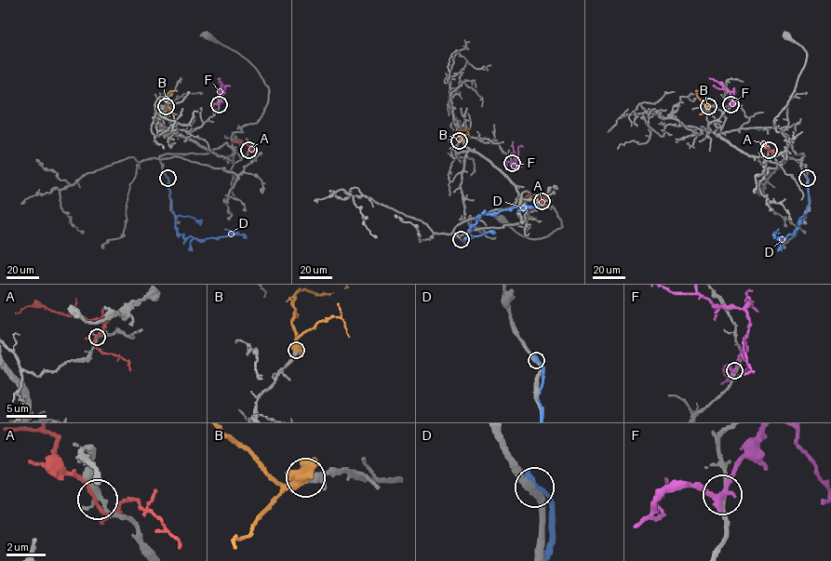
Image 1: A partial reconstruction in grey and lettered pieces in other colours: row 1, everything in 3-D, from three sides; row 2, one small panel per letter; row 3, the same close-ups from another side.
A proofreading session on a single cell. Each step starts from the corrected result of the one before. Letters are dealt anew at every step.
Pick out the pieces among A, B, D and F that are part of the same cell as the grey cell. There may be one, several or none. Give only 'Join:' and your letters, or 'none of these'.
Join: B

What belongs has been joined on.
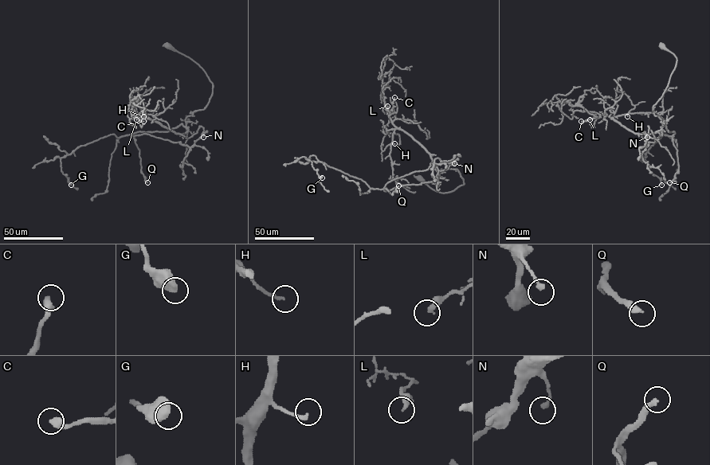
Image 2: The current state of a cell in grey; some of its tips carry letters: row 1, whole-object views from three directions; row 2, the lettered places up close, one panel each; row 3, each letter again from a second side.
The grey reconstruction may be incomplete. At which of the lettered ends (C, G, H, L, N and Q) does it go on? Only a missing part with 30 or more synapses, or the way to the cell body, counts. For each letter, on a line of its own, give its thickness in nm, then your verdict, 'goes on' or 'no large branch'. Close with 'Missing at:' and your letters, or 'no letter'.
C: 400 nm thick; goes on
G: 650 nm thick; no large branch
H: 180 nm thick; no large branch
L: 320 nm thick; no large branch
N: 240 nm thick; no large branch
Q: 280 nm thick; goes on
Missing at: C, Q

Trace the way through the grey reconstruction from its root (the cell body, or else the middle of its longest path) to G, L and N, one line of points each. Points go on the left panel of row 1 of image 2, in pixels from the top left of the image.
G: (167, 46), (204, 71), (208, 104), (186, 126), (78, 146), (60, 159), (71, 185)
L: (167, 46), (204, 71), (213, 84), (209, 101), (186, 117), (184, 134), (142, 115), (136, 119)
N: (167, 46), (202, 69), (212, 94), (186, 126), (132, 135), (190, 146), (203, 137)

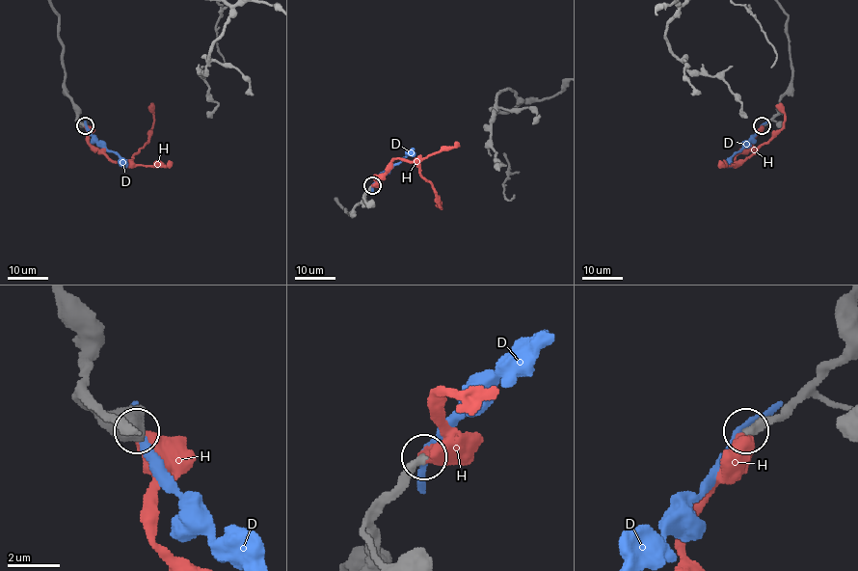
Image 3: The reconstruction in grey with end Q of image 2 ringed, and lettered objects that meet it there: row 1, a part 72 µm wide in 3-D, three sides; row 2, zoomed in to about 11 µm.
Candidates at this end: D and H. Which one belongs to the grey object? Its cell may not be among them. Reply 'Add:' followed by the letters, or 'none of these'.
Add: H

